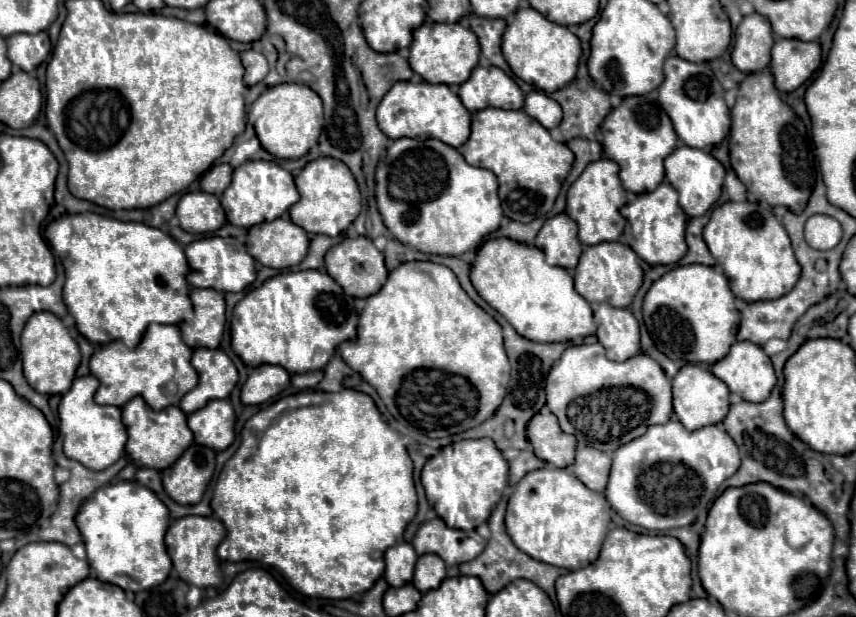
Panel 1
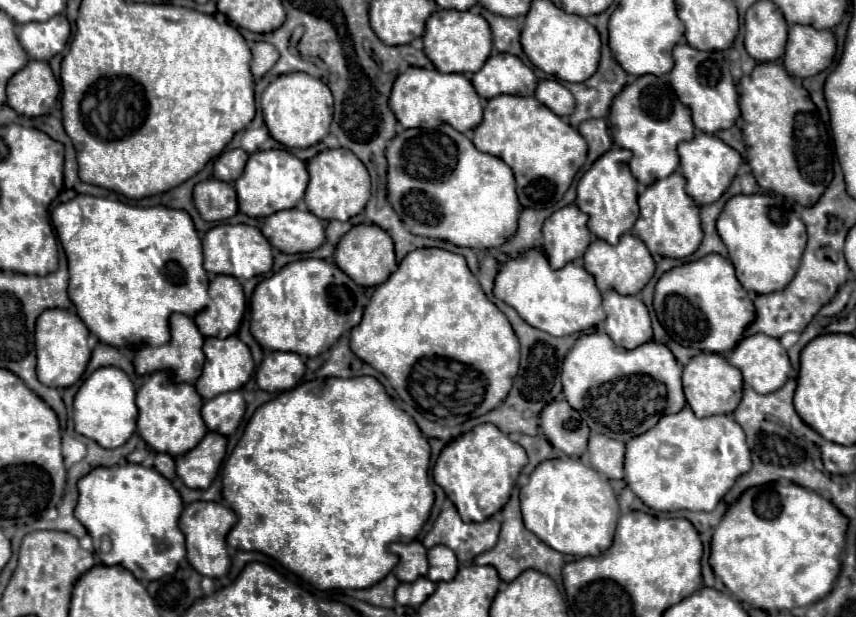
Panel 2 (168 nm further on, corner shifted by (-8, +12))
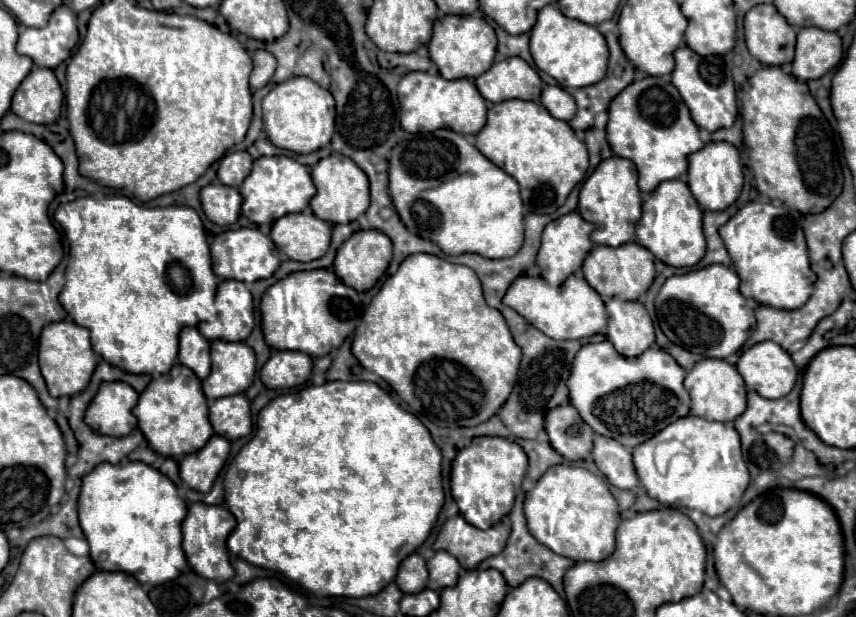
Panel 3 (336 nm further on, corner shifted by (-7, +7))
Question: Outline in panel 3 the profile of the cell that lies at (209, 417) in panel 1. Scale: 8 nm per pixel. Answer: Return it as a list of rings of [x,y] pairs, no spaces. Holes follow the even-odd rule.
[[[230,395],[210,401],[210,423],[214,425],[214,433],[230,441],[246,437],[252,431],[250,401],[246,395]]]

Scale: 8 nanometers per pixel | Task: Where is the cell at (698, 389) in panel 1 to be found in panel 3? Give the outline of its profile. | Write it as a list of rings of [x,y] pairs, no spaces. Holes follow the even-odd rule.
[[[702,359],[686,375],[684,387],[692,399],[692,415],[704,417],[708,421],[734,421],[746,409],[746,385],[734,365],[724,359]]]

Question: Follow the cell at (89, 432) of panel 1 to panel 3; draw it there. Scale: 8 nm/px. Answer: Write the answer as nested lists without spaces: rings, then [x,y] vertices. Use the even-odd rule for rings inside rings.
[[[114,381],[110,385],[102,385],[102,393],[94,397],[94,405],[90,405],[90,425],[98,429],[98,433],[114,433],[122,437],[136,429],[136,417],[132,409],[138,403],[138,393],[122,381]]]

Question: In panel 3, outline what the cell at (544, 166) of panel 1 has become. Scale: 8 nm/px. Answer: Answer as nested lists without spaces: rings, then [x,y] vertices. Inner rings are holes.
[[[514,99],[514,101],[502,101],[498,105],[492,105],[488,109],[486,127],[476,135],[476,149],[518,181],[524,207],[532,213],[554,213],[558,207],[564,205],[570,191],[576,187],[578,181],[584,179],[588,171],[586,145],[576,137],[576,133],[570,129],[566,121],[554,119],[544,105],[540,103],[536,105],[534,101]]]

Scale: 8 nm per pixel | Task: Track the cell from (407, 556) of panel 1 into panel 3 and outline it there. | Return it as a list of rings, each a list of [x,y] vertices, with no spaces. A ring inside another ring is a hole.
[[[412,553],[402,561],[396,575],[396,585],[402,589],[402,593],[420,593],[426,589],[426,581],[426,561],[418,553]]]

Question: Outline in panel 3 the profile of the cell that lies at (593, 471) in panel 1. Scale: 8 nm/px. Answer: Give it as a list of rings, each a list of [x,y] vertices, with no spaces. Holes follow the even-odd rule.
[[[596,435],[592,457],[598,469],[608,477],[608,481],[618,489],[638,487],[638,475],[632,463],[632,453],[614,439]]]

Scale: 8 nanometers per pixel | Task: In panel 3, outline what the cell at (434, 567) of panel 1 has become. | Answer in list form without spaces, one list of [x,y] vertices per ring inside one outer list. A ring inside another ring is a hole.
[[[436,551],[436,555],[428,561],[428,573],[430,573],[428,589],[440,591],[440,589],[450,587],[450,585],[454,585],[458,581],[460,563],[450,553]]]

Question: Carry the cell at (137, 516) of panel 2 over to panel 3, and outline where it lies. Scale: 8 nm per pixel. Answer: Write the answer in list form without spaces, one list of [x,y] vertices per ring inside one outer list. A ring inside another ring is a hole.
[[[102,463],[96,465],[84,479],[78,499],[78,515],[84,537],[90,545],[90,557],[98,571],[124,571],[136,577],[142,585],[162,585],[176,579],[186,567],[186,557],[182,553],[182,533],[180,525],[186,517],[186,501],[178,497],[176,485],[162,475],[158,469],[142,463]]]

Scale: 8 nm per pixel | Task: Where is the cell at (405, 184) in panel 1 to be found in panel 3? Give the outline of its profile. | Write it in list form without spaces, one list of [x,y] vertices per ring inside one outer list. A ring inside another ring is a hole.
[[[450,129],[406,135],[390,153],[390,197],[410,233],[436,243],[446,255],[478,253],[488,259],[504,259],[518,253],[524,241],[524,215],[518,183],[488,161],[464,135]]]

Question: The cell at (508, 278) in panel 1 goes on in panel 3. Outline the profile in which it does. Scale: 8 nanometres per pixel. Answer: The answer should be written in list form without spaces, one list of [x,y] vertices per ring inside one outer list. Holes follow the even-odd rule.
[[[582,273],[570,275],[562,287],[550,287],[542,277],[518,277],[514,285],[510,285],[504,305],[512,307],[516,313],[526,317],[536,329],[546,333],[552,339],[582,339],[600,333],[606,327],[606,309],[600,295],[590,289],[588,281]]]

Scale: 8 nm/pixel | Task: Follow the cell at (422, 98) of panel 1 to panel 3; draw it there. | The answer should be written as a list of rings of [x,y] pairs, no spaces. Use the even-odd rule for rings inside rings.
[[[410,71],[398,83],[400,101],[400,125],[408,133],[430,133],[436,129],[452,129],[460,135],[478,133],[486,125],[486,101],[478,93],[472,79],[448,81],[440,75],[424,71]]]

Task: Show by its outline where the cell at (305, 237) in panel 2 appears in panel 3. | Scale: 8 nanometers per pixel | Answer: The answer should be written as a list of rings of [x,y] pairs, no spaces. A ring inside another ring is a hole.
[[[310,213],[284,215],[270,233],[278,249],[294,261],[320,259],[330,247],[330,235],[332,225]]]

